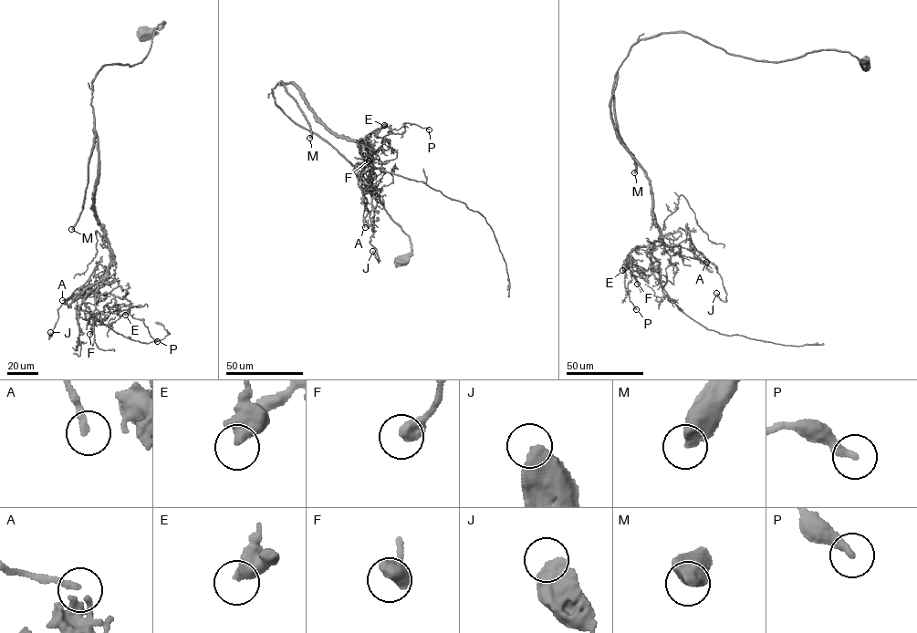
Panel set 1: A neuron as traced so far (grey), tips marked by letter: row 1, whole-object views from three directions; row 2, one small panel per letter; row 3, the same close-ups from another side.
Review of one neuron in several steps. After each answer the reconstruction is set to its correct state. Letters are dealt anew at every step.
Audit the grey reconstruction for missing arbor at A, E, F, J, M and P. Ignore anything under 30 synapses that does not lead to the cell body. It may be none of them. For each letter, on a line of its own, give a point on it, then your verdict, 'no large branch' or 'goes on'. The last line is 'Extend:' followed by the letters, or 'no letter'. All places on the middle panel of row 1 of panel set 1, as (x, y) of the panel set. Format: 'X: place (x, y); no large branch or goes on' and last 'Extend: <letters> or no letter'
A: place (365, 227); no large branch
E: place (384, 125); no large branch
F: place (369, 160); no large branch
J: place (372, 251); no large branch
M: place (309, 138); goes on
P: place (429, 129); no large branch
Extend: M

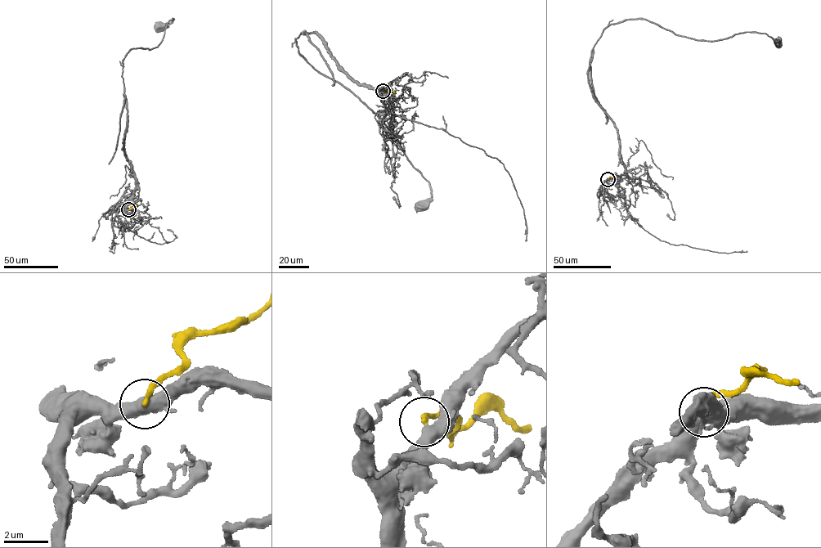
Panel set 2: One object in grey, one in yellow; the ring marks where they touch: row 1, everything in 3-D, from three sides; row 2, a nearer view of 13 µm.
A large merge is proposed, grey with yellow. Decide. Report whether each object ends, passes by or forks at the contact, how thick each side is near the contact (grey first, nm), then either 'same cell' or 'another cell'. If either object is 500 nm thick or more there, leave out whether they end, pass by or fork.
grey passes by; yellow ends; calibres 480 and 240 nm; same cell

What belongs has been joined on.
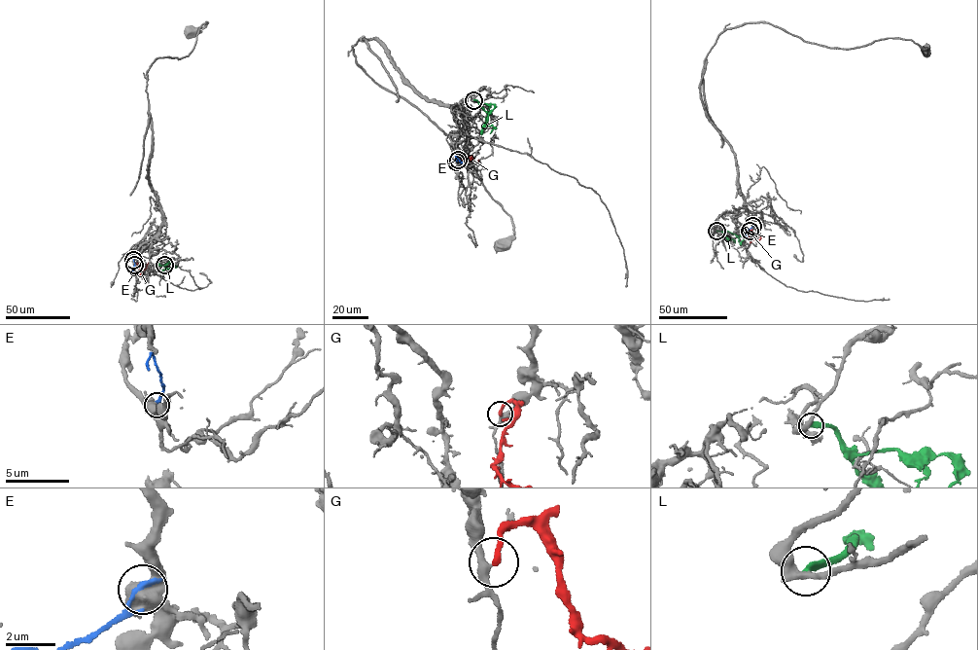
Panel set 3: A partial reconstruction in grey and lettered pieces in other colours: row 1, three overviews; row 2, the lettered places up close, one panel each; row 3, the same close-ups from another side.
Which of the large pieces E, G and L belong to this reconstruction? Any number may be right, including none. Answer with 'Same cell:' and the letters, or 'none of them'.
Same cell: G

